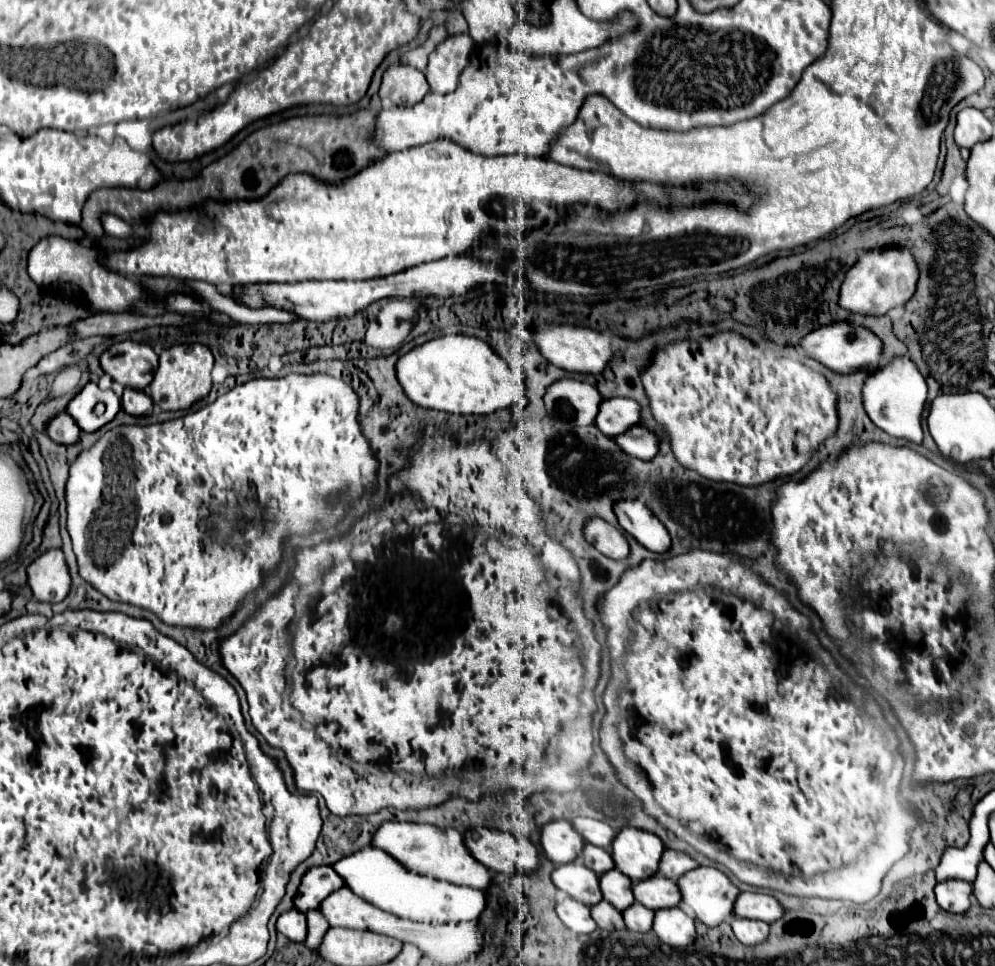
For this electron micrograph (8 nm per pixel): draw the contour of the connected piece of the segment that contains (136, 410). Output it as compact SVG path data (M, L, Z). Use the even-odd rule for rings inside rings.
M127 388L125 394L123 394L121 404L123 404L123 410L127 414L135 416L135 418L139 418L139 416L151 416L153 414L153 400L145 392L141 392L141 390Z

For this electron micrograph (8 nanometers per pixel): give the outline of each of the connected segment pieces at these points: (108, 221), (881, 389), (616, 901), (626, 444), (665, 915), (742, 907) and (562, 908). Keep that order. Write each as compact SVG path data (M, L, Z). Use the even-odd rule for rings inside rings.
M103 214L101 224L103 224L103 230L105 230L107 236L113 236L113 238L129 238L129 236L133 236L133 226L127 224L125 220L113 216L113 214Z
M903 356L893 358L889 364L877 368L863 382L863 408L871 422L895 438L921 444L921 414L927 402L927 382L917 366Z
M613 868L613 870L609 870L607 874L601 876L603 898L607 898L621 912L635 902L631 888L633 888L631 878L625 876L623 872L619 872L617 868Z
M633 426L631 430L627 430L625 434L617 436L615 442L621 446L623 452L627 452L629 456L633 458L639 458L639 460L651 460L657 456L659 452L659 442L661 438L647 430L645 426Z
M665 908L655 912L655 934L669 946L687 946L695 942L695 924L681 908Z
M741 892L737 902L735 902L735 910L737 916L743 918L755 918L755 920L763 920L767 924L783 918L785 908L769 894L761 894L761 892Z
M565 898L563 902L559 902L557 914L559 914L561 922L577 934L589 934L597 928L595 920L591 918L591 908L573 898Z

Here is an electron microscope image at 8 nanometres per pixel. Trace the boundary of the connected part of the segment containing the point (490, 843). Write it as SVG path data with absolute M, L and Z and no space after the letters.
M473 828L465 832L465 844L473 858L489 870L511 876L517 872L521 842L513 834L493 828Z

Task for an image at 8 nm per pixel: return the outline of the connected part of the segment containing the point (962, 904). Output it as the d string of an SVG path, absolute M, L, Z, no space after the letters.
M945 880L935 886L937 902L947 912L967 912L969 908L969 896L973 892L973 886L963 880Z

